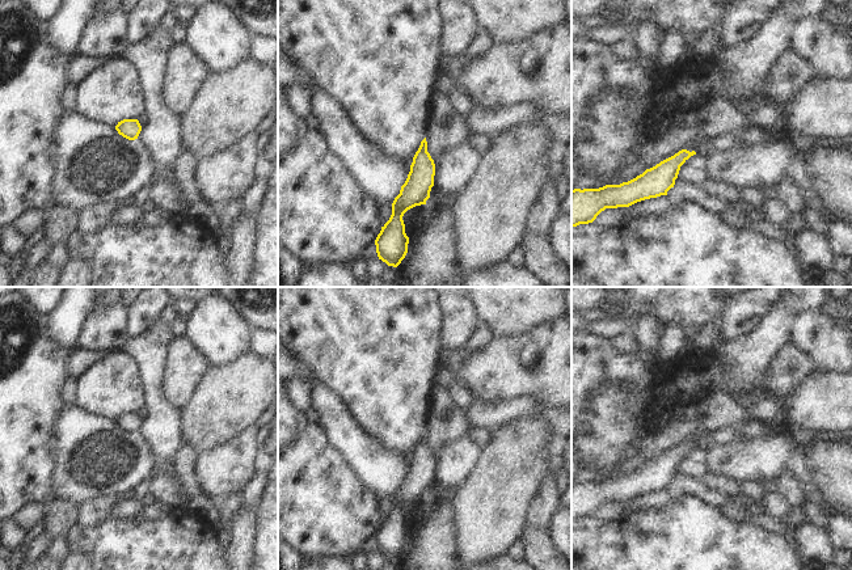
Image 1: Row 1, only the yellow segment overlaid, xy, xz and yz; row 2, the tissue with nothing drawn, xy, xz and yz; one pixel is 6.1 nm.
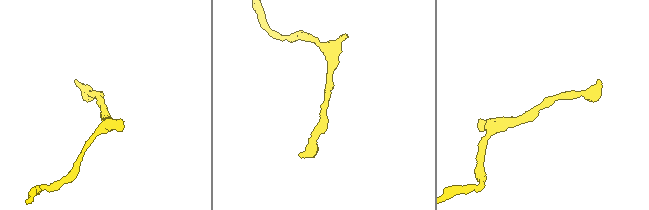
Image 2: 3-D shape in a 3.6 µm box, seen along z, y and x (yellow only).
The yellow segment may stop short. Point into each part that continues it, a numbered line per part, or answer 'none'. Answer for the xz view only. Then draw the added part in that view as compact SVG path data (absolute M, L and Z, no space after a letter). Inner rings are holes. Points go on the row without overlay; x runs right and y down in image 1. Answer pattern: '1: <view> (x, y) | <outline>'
none

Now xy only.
none

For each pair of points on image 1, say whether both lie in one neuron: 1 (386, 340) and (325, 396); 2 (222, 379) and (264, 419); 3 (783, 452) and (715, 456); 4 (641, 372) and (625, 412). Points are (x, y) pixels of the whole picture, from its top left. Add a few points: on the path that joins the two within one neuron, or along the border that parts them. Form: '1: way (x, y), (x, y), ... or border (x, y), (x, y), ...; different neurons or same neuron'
1: border (309, 368), (341, 400), (350, 414); different neurons
2: border (264, 410), (254, 423); different neurons
3: way (766, 454), (732, 454); same neuron
4: border (654, 376), (638, 397), (623, 385), (600, 388); different neurons

